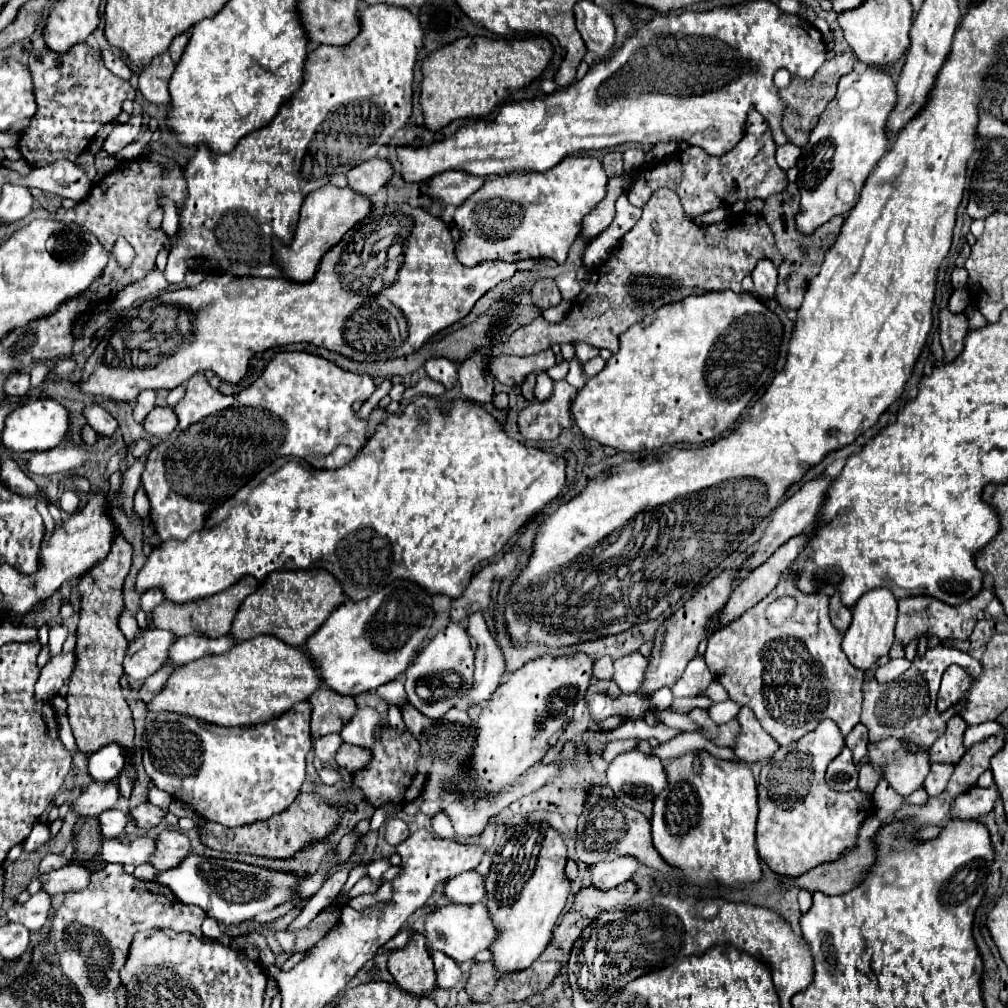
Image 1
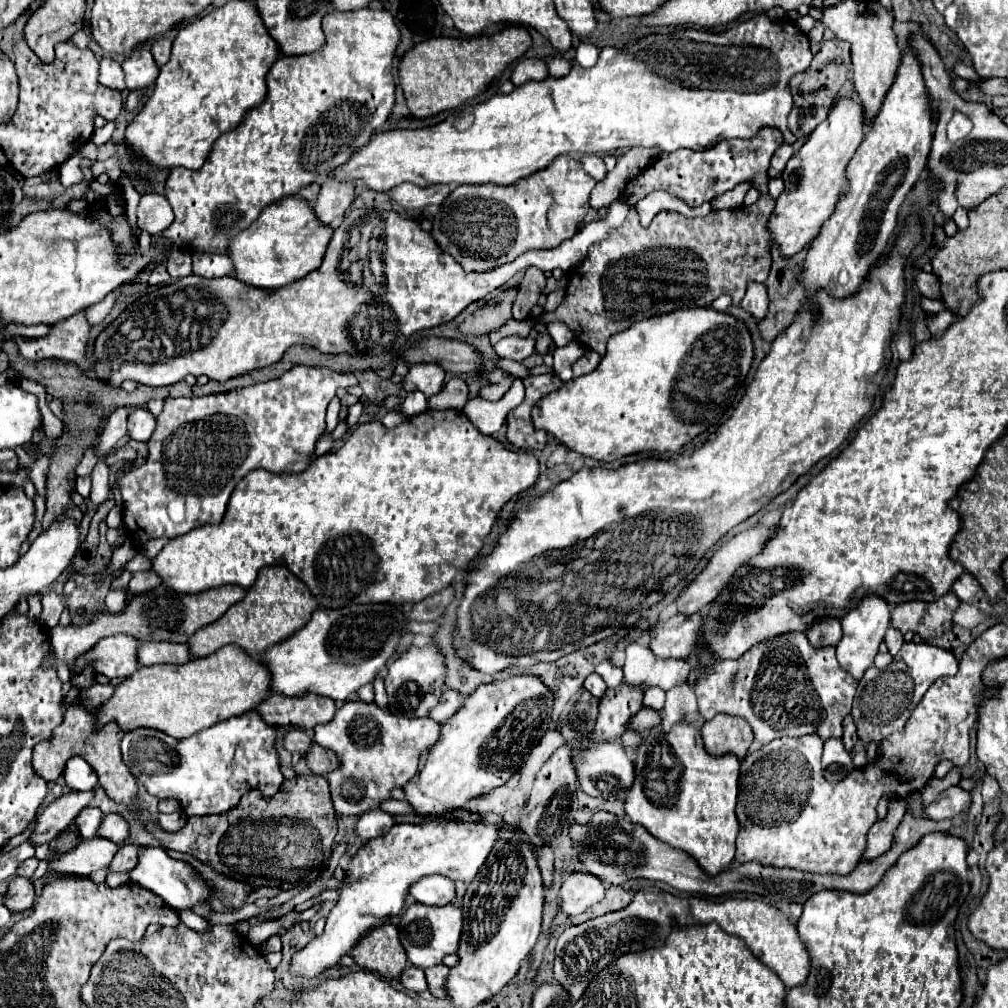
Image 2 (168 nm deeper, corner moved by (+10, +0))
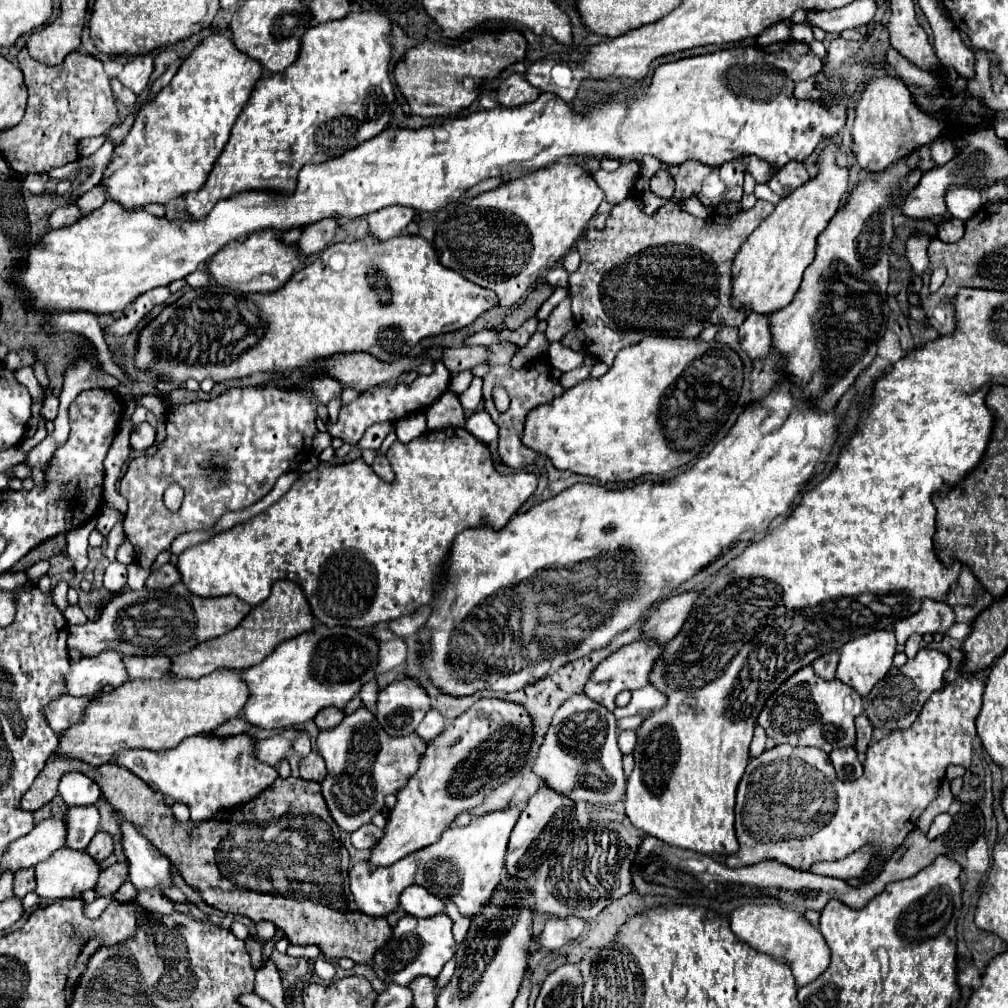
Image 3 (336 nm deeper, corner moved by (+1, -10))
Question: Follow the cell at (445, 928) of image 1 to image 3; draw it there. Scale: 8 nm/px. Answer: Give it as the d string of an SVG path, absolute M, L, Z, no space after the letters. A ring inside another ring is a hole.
M447 914L429 916L429 918L415 918L415 916L403 916L393 928L389 942L379 948L371 960L371 968L375 970L377 978L383 982L393 982L399 986L409 986L411 980L417 976L429 976L435 978L443 964L455 956L455 940L451 932L451 918Z

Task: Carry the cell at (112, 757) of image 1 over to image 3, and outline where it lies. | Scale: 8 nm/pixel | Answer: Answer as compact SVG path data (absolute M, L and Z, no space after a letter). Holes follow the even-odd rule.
M67 772L59 780L57 794L61 796L61 800L65 804L85 806L85 804L95 804L99 800L99 796L101 796L101 790L85 774L81 774L81 772Z

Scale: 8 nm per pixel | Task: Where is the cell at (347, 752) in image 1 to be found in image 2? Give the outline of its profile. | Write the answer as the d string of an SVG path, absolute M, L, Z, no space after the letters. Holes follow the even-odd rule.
M314 744L310 748L310 752L306 754L306 762L308 762L308 768L320 776L326 776L326 774L330 774L330 770L336 770L340 766L338 756L332 750L326 750L318 744Z

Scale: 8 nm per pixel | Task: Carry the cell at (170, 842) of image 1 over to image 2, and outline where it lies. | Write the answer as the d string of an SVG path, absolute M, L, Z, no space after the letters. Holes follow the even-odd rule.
M126 844L126 846L122 846L120 850L118 850L118 854L114 856L114 860L112 860L112 864L110 864L110 872L130 872L130 870L134 870L134 866L136 866L136 862L138 862L138 850L140 850L142 846L138 846L138 844Z

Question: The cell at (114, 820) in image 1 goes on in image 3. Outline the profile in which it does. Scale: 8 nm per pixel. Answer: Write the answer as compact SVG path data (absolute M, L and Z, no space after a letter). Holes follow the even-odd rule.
M69 806L63 816L67 836L65 848L85 850L99 828L99 812L95 806Z

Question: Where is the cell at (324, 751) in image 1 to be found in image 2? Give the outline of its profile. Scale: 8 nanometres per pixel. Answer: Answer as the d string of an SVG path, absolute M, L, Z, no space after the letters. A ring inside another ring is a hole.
M292 728L284 736L284 748L290 752L300 752L302 756L306 756L306 750L310 750L310 746L312 746L312 738L308 738L306 732L300 728Z

